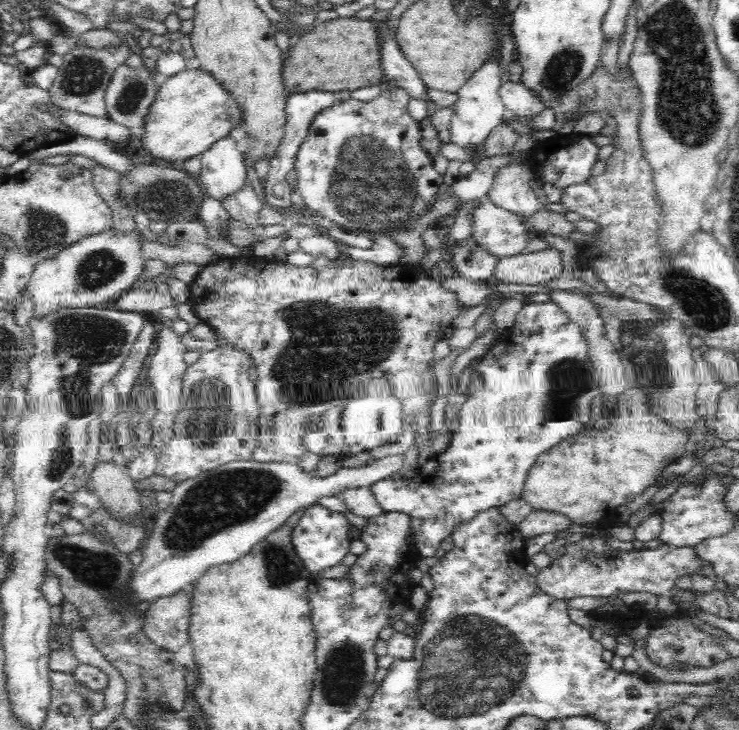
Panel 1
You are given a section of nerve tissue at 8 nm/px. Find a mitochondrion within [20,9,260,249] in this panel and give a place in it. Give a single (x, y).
(169, 197)

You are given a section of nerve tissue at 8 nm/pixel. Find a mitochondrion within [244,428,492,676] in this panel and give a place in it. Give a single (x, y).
(282, 568)

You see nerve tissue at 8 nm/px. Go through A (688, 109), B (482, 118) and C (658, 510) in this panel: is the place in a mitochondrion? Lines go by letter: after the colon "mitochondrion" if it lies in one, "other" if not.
A: mitochondrion
B: other
C: other

